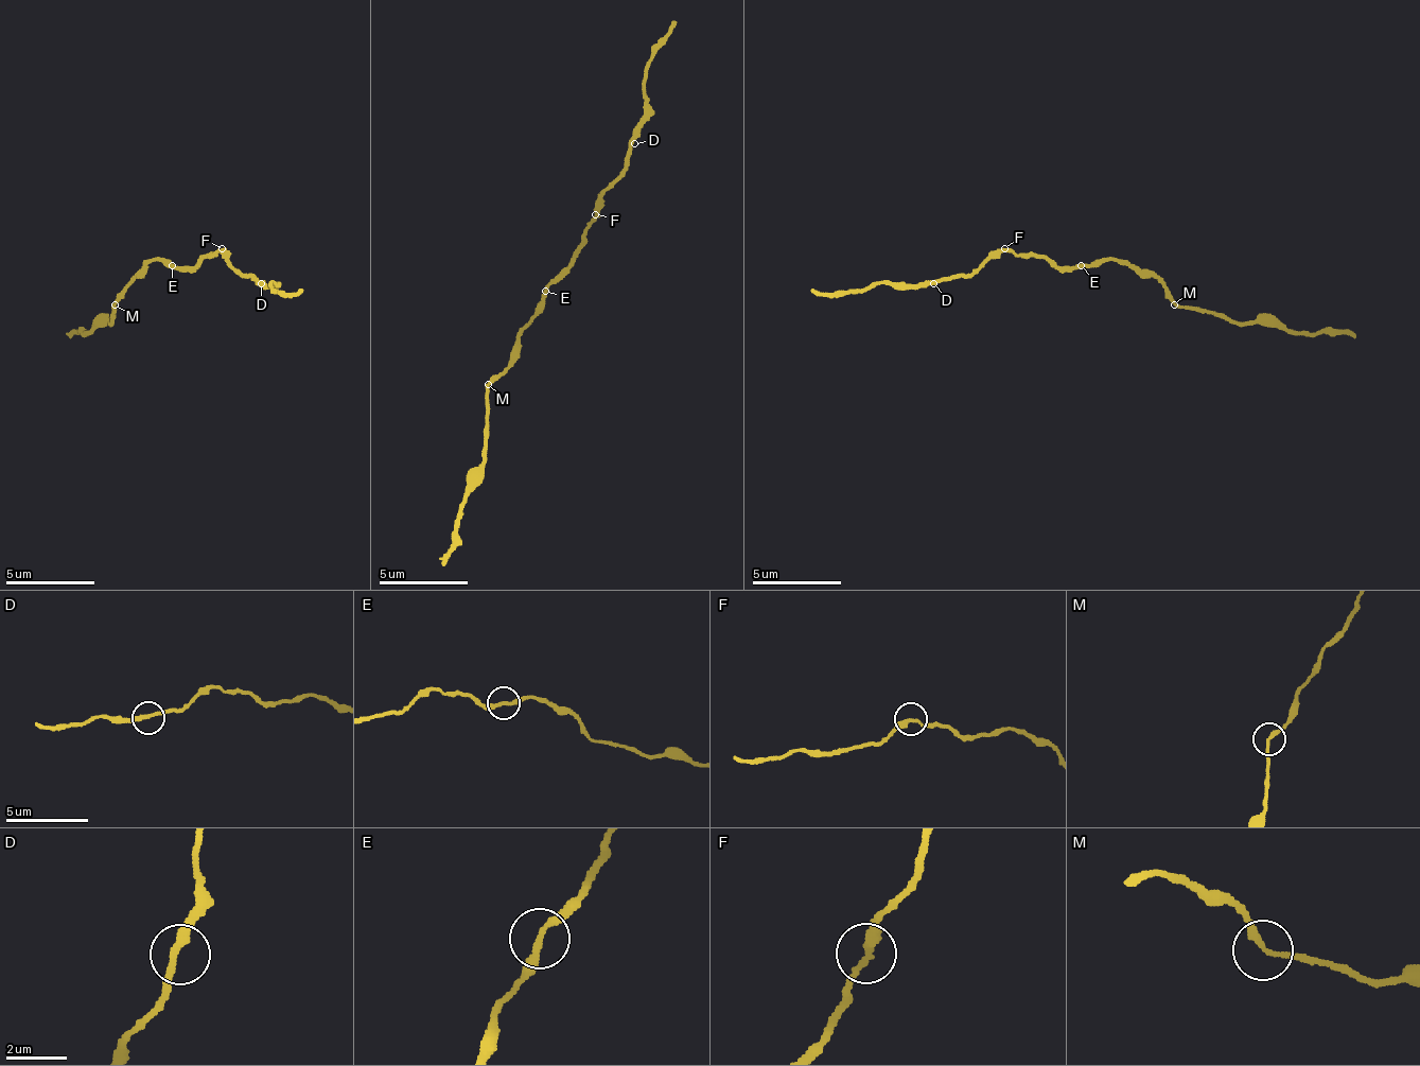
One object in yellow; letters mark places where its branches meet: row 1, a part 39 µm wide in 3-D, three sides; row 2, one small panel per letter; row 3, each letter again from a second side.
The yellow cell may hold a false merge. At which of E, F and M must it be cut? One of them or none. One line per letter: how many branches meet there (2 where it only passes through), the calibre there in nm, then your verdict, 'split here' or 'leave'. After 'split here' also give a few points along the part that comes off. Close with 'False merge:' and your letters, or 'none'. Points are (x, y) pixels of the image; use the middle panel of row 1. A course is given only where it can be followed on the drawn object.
E: 2 branches meet; 240 nm thick; leave
F: 2 branches meet; 280 nm thick; leave
M: 2 branches meet; 200 nm thick; leave
False merge: none

